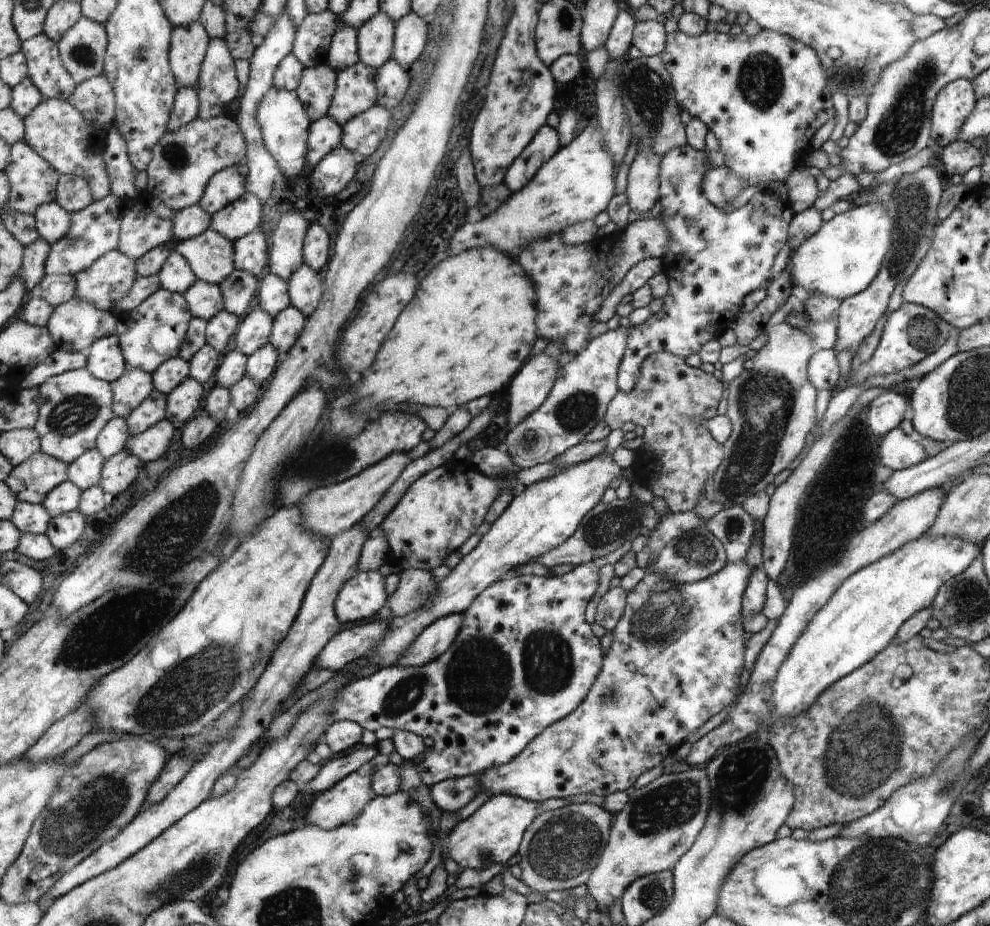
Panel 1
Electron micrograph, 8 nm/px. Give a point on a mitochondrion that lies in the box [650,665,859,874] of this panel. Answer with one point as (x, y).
(741, 779)

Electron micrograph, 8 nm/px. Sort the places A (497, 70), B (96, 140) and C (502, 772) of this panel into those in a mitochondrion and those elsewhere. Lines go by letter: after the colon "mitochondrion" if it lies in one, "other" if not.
A: other
B: other
C: other

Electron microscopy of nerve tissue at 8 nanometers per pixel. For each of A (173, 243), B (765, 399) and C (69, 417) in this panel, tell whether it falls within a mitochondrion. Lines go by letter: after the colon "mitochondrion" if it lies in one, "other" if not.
A: other
B: mitochondrion
C: mitochondrion

